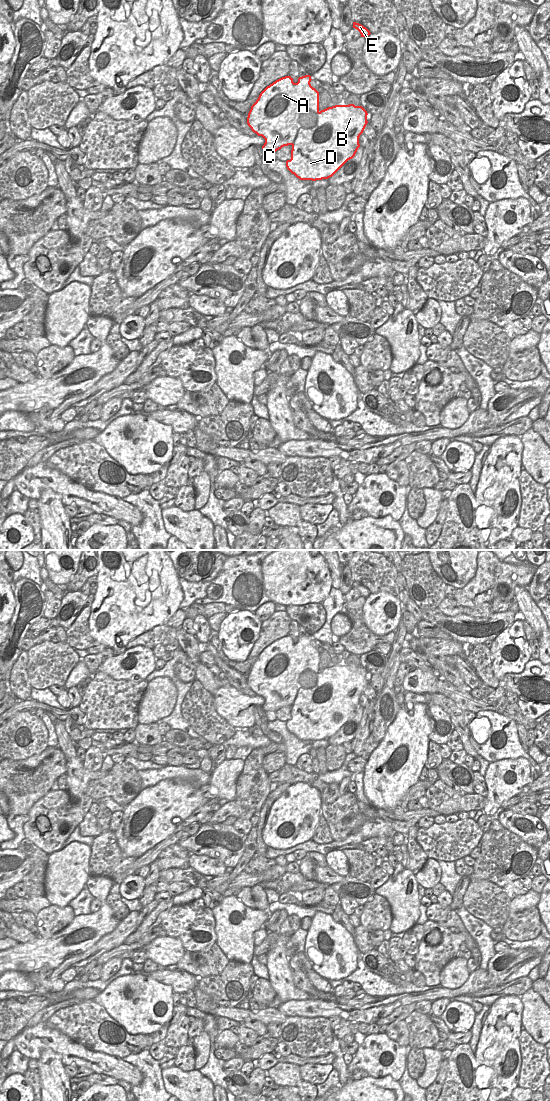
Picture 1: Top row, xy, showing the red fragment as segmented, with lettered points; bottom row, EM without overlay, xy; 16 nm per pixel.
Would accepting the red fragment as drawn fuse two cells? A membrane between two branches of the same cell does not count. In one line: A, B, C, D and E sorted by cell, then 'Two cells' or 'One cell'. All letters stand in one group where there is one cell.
Groups: A C E / B D. Two cells.

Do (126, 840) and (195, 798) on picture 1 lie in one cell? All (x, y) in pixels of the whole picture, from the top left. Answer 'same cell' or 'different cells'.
same cell

